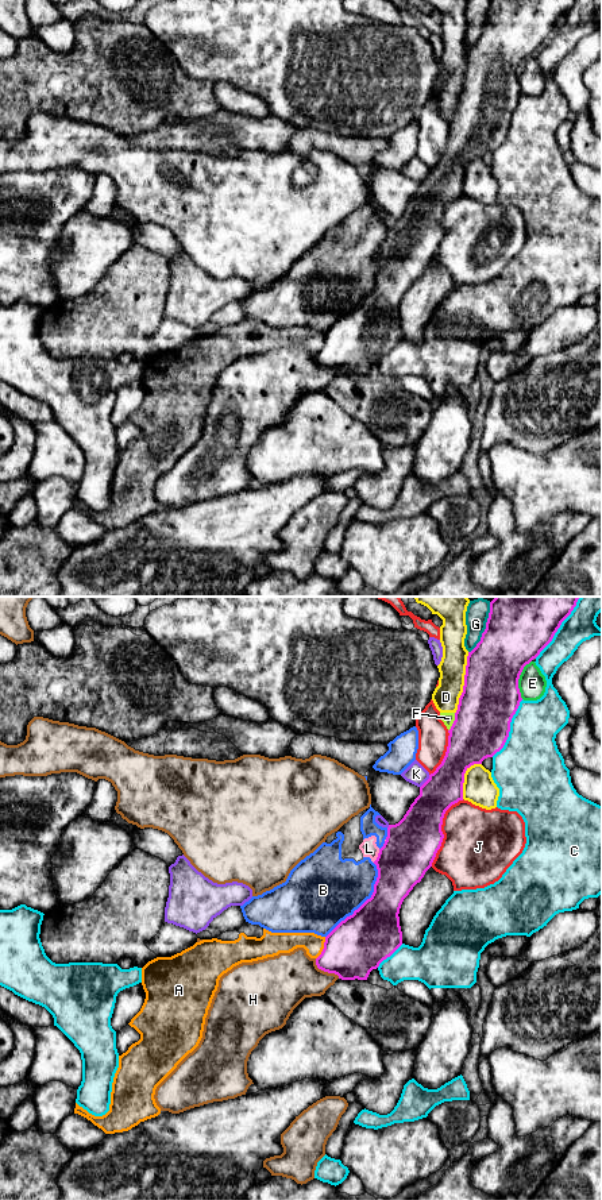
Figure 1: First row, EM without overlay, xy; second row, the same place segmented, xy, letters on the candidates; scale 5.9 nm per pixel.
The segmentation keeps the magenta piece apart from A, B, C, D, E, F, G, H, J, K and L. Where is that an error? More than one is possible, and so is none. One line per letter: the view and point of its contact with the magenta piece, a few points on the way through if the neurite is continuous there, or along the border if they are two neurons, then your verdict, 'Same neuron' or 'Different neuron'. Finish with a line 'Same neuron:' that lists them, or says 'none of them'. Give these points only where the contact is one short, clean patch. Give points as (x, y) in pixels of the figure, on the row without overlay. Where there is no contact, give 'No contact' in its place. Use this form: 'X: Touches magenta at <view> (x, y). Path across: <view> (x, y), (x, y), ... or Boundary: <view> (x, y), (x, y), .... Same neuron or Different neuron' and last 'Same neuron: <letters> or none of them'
A: Touches magenta at xy (324, 343). Different neuron
B: Touches magenta at xy (366, 296). Different neuron
C: Touches magenta at xy (509, 124). Different neuron
D: Touches magenta at xy (464, 78). Different neuron
E: Touches magenta at xy (518, 73). Boundary: xy (531, 56), (524, 62), (518, 74), (521, 93). Different neuron
F: Touches magenta at xy (454, 118). Boundary: xy (455, 108), (455, 115), (448, 126). Different neuron
G: Touches magenta at xy (485, 24). Different neuron
H: Touches magenta at xy (324, 366). Different neuron
J: Touches magenta at xy (440, 226). Different neuron
K: Touches magenta at xy (425, 177). Different neuron
L: Touches magenta at xy (378, 251). Boundary: xy (379, 244), (373, 257). Different neuron
Same neuron: none of them

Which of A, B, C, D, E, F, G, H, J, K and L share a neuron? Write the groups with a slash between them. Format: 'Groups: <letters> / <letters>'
Groups: A / B L / C / D F / E / G / H / J / K

